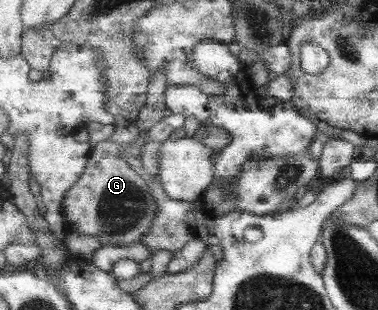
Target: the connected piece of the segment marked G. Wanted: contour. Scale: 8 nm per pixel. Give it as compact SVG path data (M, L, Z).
M101 141L90 151L88 168L79 181L66 193L64 207L66 229L69 234L81 234L101 238L107 246L130 246L142 240L149 231L157 213L150 182L128 160L127 143Z

